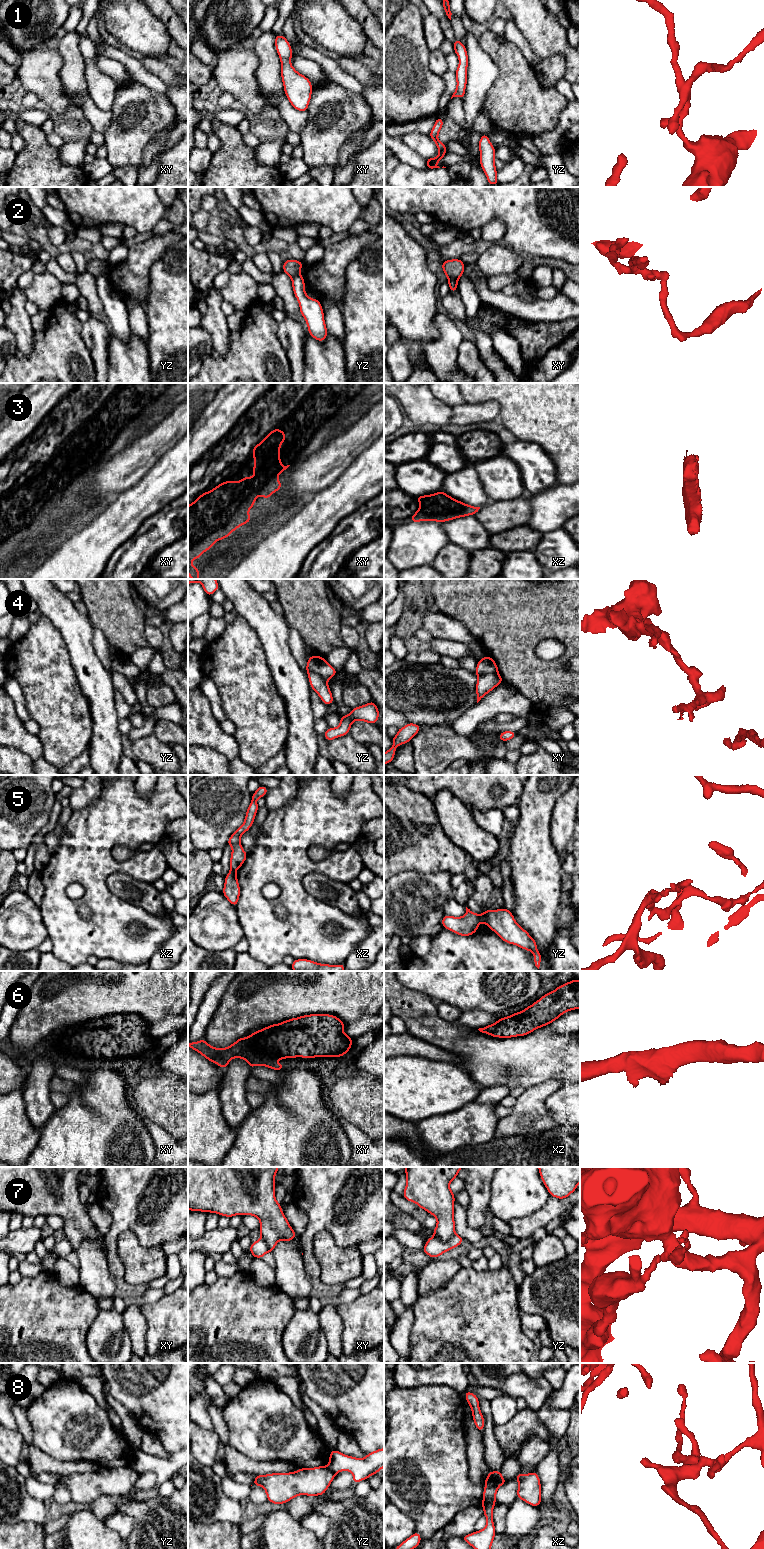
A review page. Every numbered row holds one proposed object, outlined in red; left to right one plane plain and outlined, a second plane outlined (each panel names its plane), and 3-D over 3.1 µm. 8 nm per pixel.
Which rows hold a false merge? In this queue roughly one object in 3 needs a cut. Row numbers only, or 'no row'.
2, 5, 7, 8

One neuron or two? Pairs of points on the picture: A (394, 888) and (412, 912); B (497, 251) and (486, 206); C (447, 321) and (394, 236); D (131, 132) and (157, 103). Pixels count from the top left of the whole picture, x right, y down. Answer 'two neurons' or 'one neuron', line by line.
A: one neuron
B: two neurons
C: two neurons
D: one neuron

